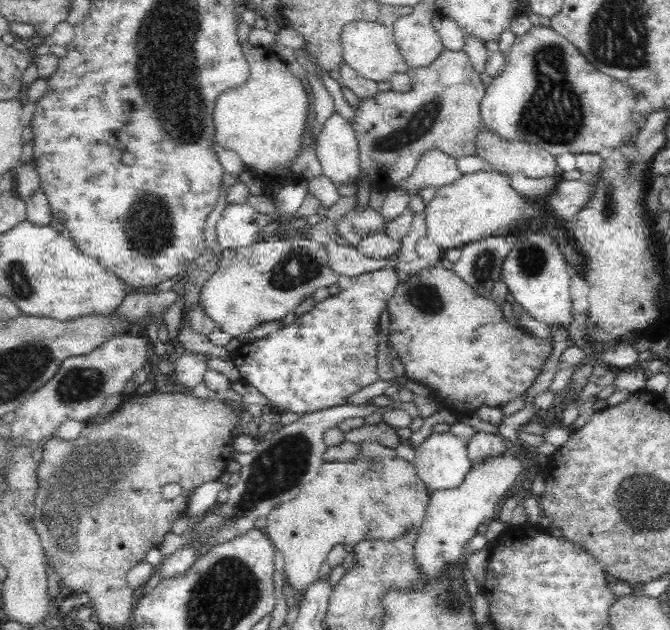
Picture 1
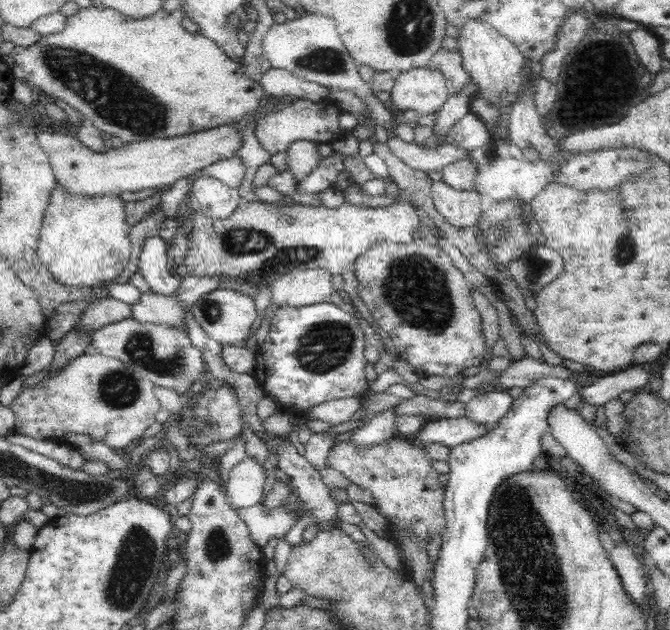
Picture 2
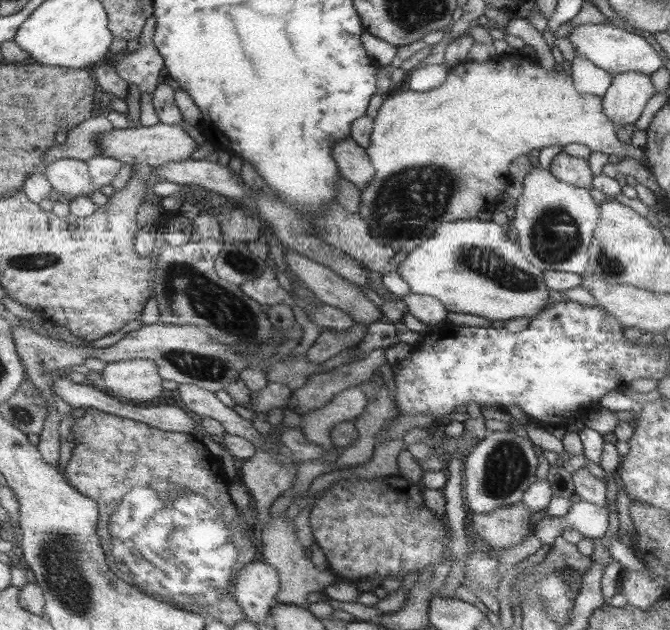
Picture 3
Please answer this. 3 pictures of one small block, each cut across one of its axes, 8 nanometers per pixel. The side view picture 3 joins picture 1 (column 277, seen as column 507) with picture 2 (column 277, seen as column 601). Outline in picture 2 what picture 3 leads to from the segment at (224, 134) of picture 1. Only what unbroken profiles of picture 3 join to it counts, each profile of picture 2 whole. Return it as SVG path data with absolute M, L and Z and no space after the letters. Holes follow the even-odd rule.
M94 6L80 8L76 14L66 18L61 32L42 36L36 44L26 48L14 46L10 55L26 73L31 87L58 97L92 121L101 132L118 136L124 143L202 132L224 124L235 124L244 116L255 118L252 126L254 136L271 156L284 152L296 141L330 143L345 132L338 125L340 108L334 101L292 99L289 104L284 104L276 97L267 97L259 82L244 75L240 61L230 59L210 37L184 29L184 19L182 9L170 13L160 9L153 15L136 19L108 7L102 10Z

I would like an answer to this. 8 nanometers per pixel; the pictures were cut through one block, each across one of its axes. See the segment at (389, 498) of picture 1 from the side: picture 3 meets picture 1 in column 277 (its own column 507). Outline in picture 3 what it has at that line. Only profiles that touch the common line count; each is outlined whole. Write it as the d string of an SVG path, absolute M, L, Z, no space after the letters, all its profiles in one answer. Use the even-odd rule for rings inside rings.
M522 501L488 514L475 513L472 520L474 532L490 546L491 557L516 546L528 534L532 523L530 508Z

